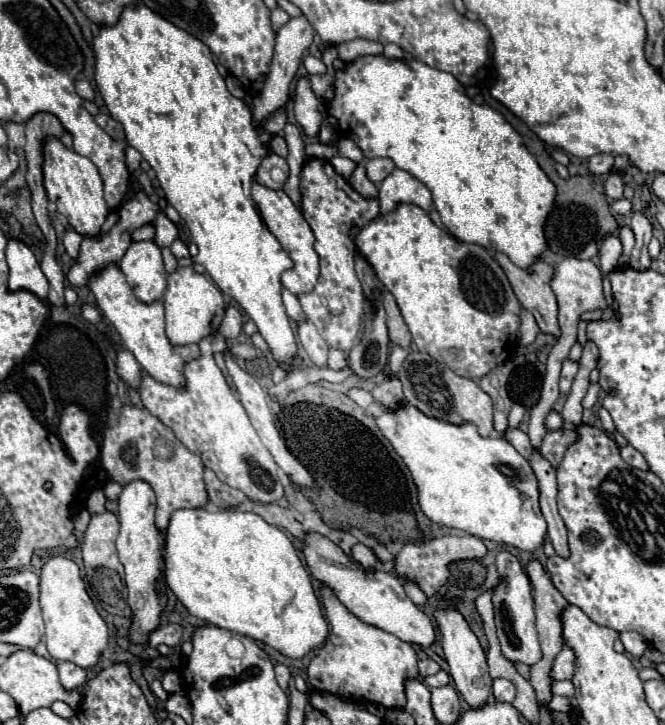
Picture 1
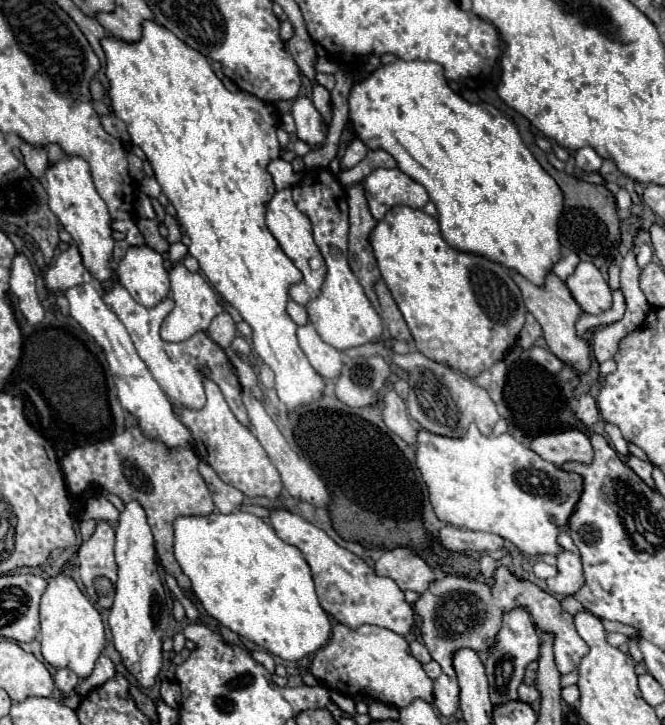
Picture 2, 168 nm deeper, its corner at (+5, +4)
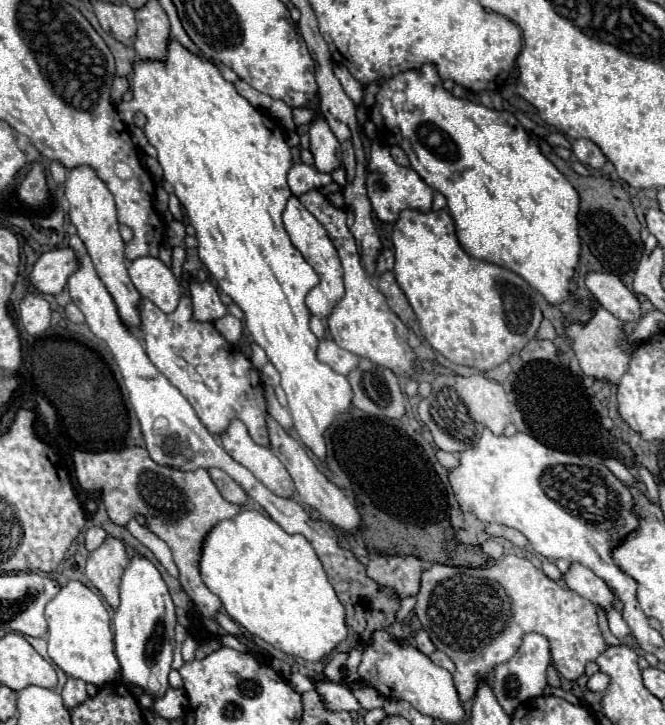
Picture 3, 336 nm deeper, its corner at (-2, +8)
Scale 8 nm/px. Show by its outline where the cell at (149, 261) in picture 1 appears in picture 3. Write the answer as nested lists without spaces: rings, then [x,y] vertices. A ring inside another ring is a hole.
[[[140,257],[128,267],[130,279],[142,299],[152,301],[160,311],[172,313],[180,301],[180,283],[174,273],[156,257]]]

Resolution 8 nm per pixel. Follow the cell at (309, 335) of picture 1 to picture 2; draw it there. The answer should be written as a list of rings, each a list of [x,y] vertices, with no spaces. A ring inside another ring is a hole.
[[[311,323],[297,327],[297,337],[299,337],[299,345],[303,349],[303,353],[307,355],[311,367],[323,377],[323,379],[335,379],[341,373],[343,361],[341,361],[341,353],[327,345],[319,333],[315,331],[315,327]]]

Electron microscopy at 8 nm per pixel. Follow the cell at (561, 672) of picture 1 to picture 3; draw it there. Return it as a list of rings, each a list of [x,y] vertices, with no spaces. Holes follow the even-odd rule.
[[[504,555],[494,565],[480,569],[434,563],[422,573],[414,611],[436,649],[456,663],[454,685],[462,703],[474,697],[478,679],[518,651],[526,633],[540,633],[548,639],[554,667],[572,681],[584,675],[588,661],[596,661],[606,651],[596,607],[516,555]]]

